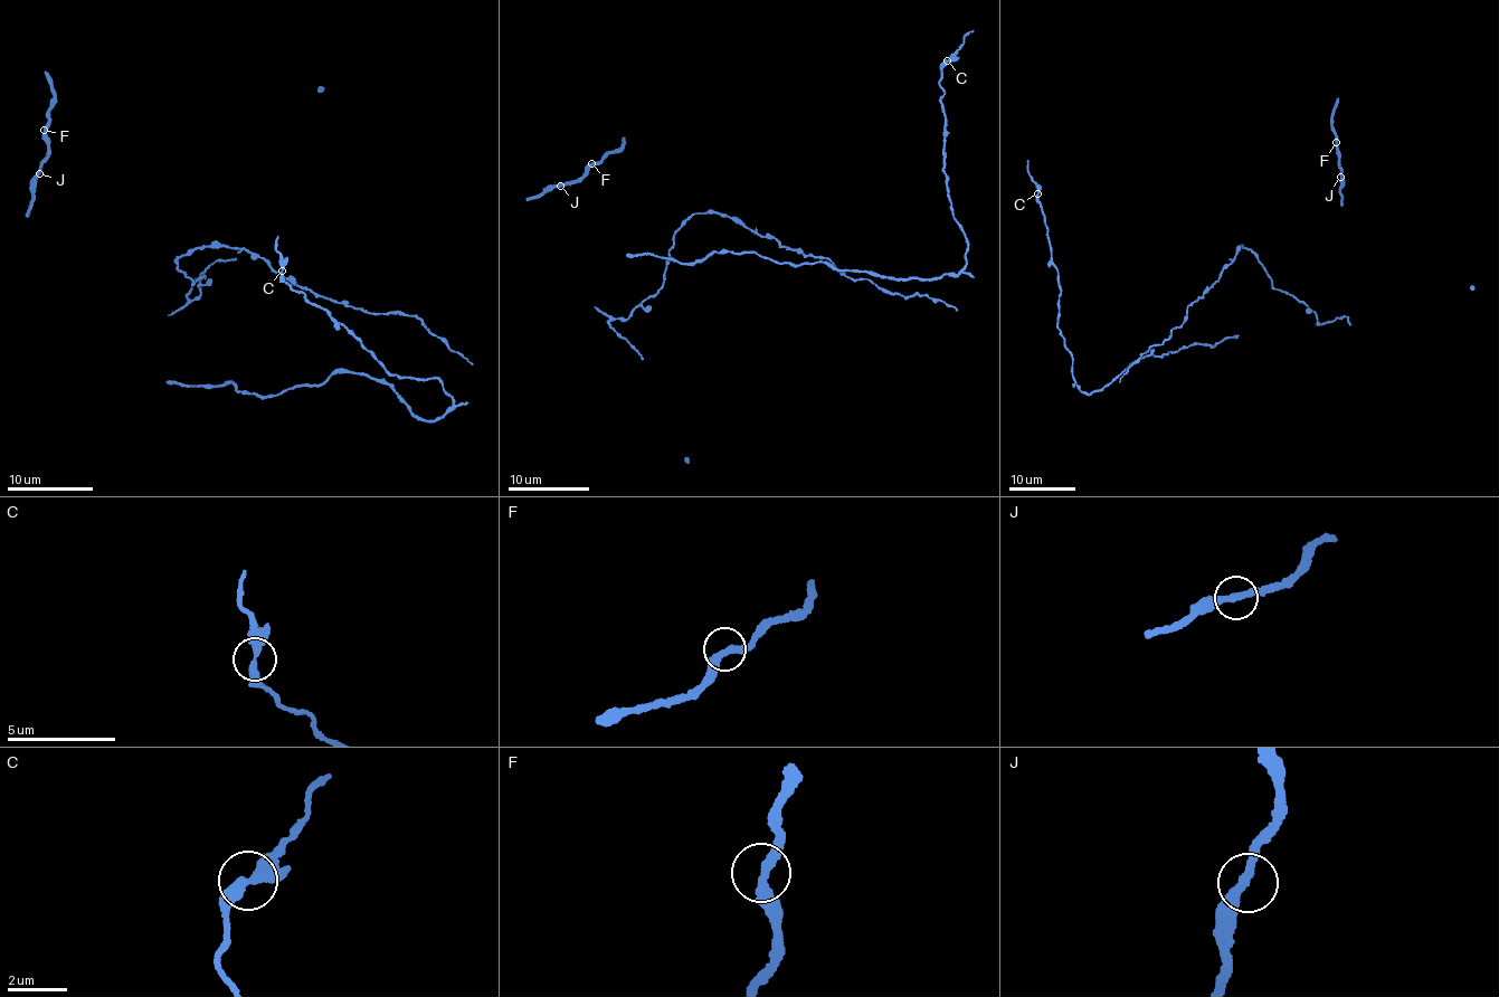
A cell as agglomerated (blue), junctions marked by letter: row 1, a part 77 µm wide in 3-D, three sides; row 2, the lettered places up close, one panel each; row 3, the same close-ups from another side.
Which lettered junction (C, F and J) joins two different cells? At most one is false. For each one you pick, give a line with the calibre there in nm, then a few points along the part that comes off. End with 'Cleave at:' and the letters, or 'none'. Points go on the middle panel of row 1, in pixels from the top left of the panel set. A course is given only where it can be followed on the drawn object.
Cleave at: none

